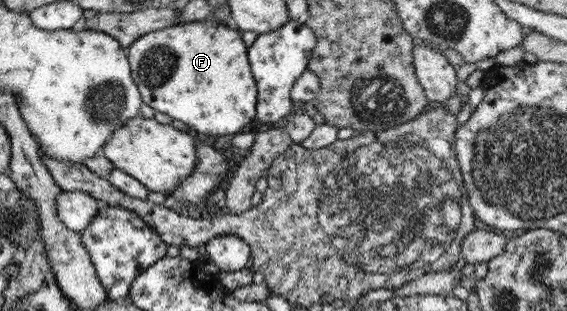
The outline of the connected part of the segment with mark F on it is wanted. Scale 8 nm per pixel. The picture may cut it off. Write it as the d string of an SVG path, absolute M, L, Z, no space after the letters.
M203 18L142 34L125 50L141 100L153 110L211 136L240 133L253 120L257 88L239 30Z

